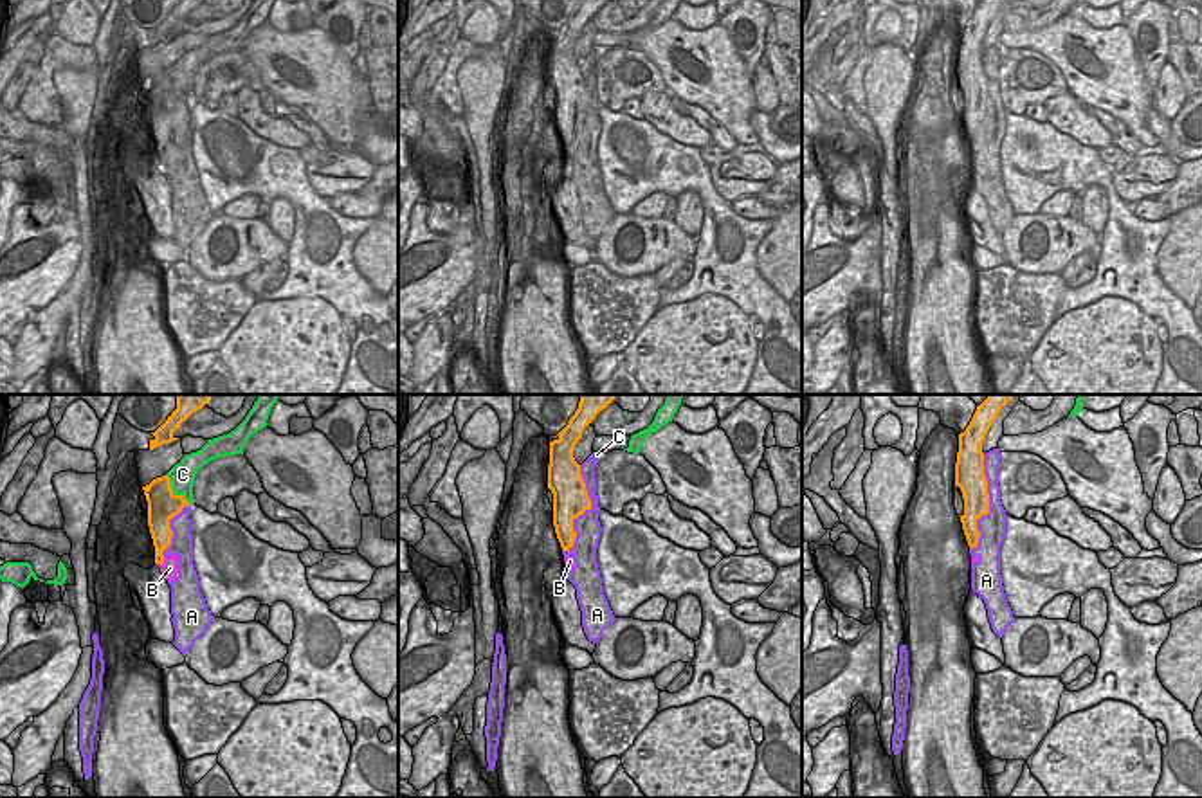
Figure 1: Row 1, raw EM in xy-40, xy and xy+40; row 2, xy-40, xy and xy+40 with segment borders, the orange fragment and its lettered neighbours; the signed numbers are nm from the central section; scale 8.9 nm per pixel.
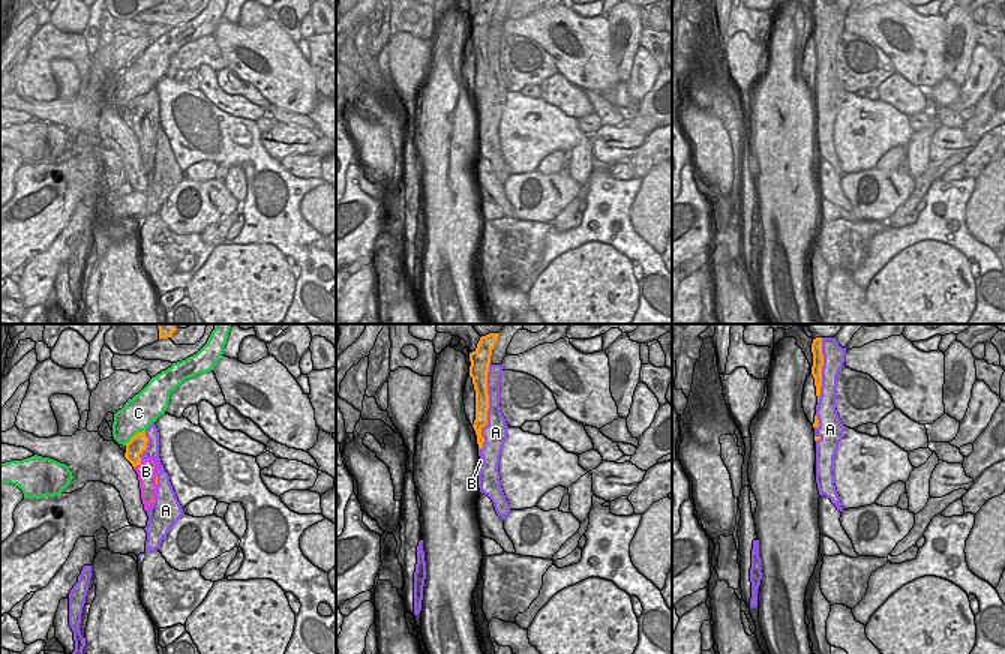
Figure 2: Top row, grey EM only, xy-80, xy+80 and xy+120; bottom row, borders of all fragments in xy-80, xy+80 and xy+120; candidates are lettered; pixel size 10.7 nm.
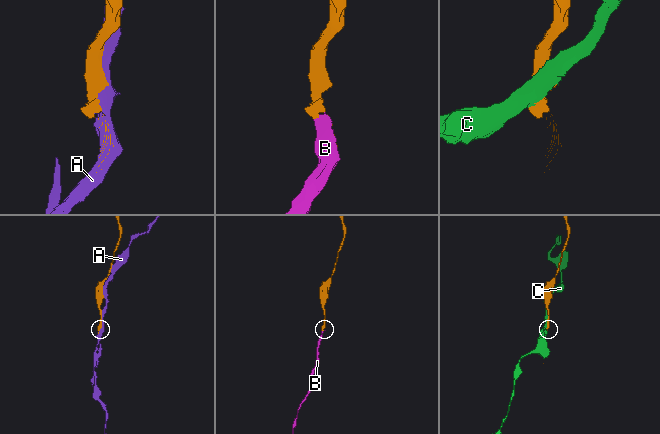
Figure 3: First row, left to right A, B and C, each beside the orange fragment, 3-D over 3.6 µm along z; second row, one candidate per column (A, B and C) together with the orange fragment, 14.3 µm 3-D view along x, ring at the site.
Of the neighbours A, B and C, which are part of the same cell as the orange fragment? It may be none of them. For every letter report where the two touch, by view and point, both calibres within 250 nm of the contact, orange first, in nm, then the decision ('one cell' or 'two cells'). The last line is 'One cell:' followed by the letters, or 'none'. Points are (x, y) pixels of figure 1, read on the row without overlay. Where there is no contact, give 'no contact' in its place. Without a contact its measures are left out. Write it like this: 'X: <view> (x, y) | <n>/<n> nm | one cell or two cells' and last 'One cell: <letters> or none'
A: xy (586, 105) | 320/240 nm | two cells
B: xy-40 (161, 159) | 170/160 nm | one cell
C: xy-40 (172, 89) | 280/220 nm | two cells
One cell: B

